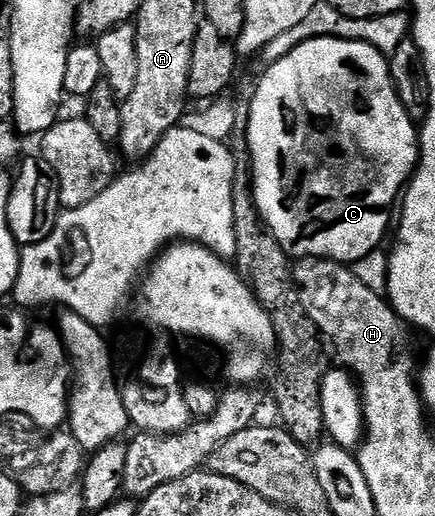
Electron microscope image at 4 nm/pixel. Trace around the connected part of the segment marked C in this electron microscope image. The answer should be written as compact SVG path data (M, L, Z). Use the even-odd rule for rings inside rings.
M312 38L303 44L299 44L299 48L295 48L291 52L287 52L287 56L283 56L279 61L272 63L268 67L269 71L261 78L261 83L256 83L253 100L249 106L249 129L247 137L249 139L249 156L251 159L251 181L253 183L253 199L261 213L261 219L265 221L265 227L272 232L275 240L279 240L279 244L284 248L286 254L290 259L300 260L302 258L328 258L331 262L339 262L342 264L354 264L359 260L363 260L368 253L378 249L382 245L381 241L384 240L385 234L390 233L389 229L389 214L390 207L397 196L402 193L403 187L408 183L419 157L419 130L415 125L409 113L403 108L403 104L397 95L397 89L393 86L393 77L389 74L389 59L375 49L371 44L366 42L359 42L351 38Z

